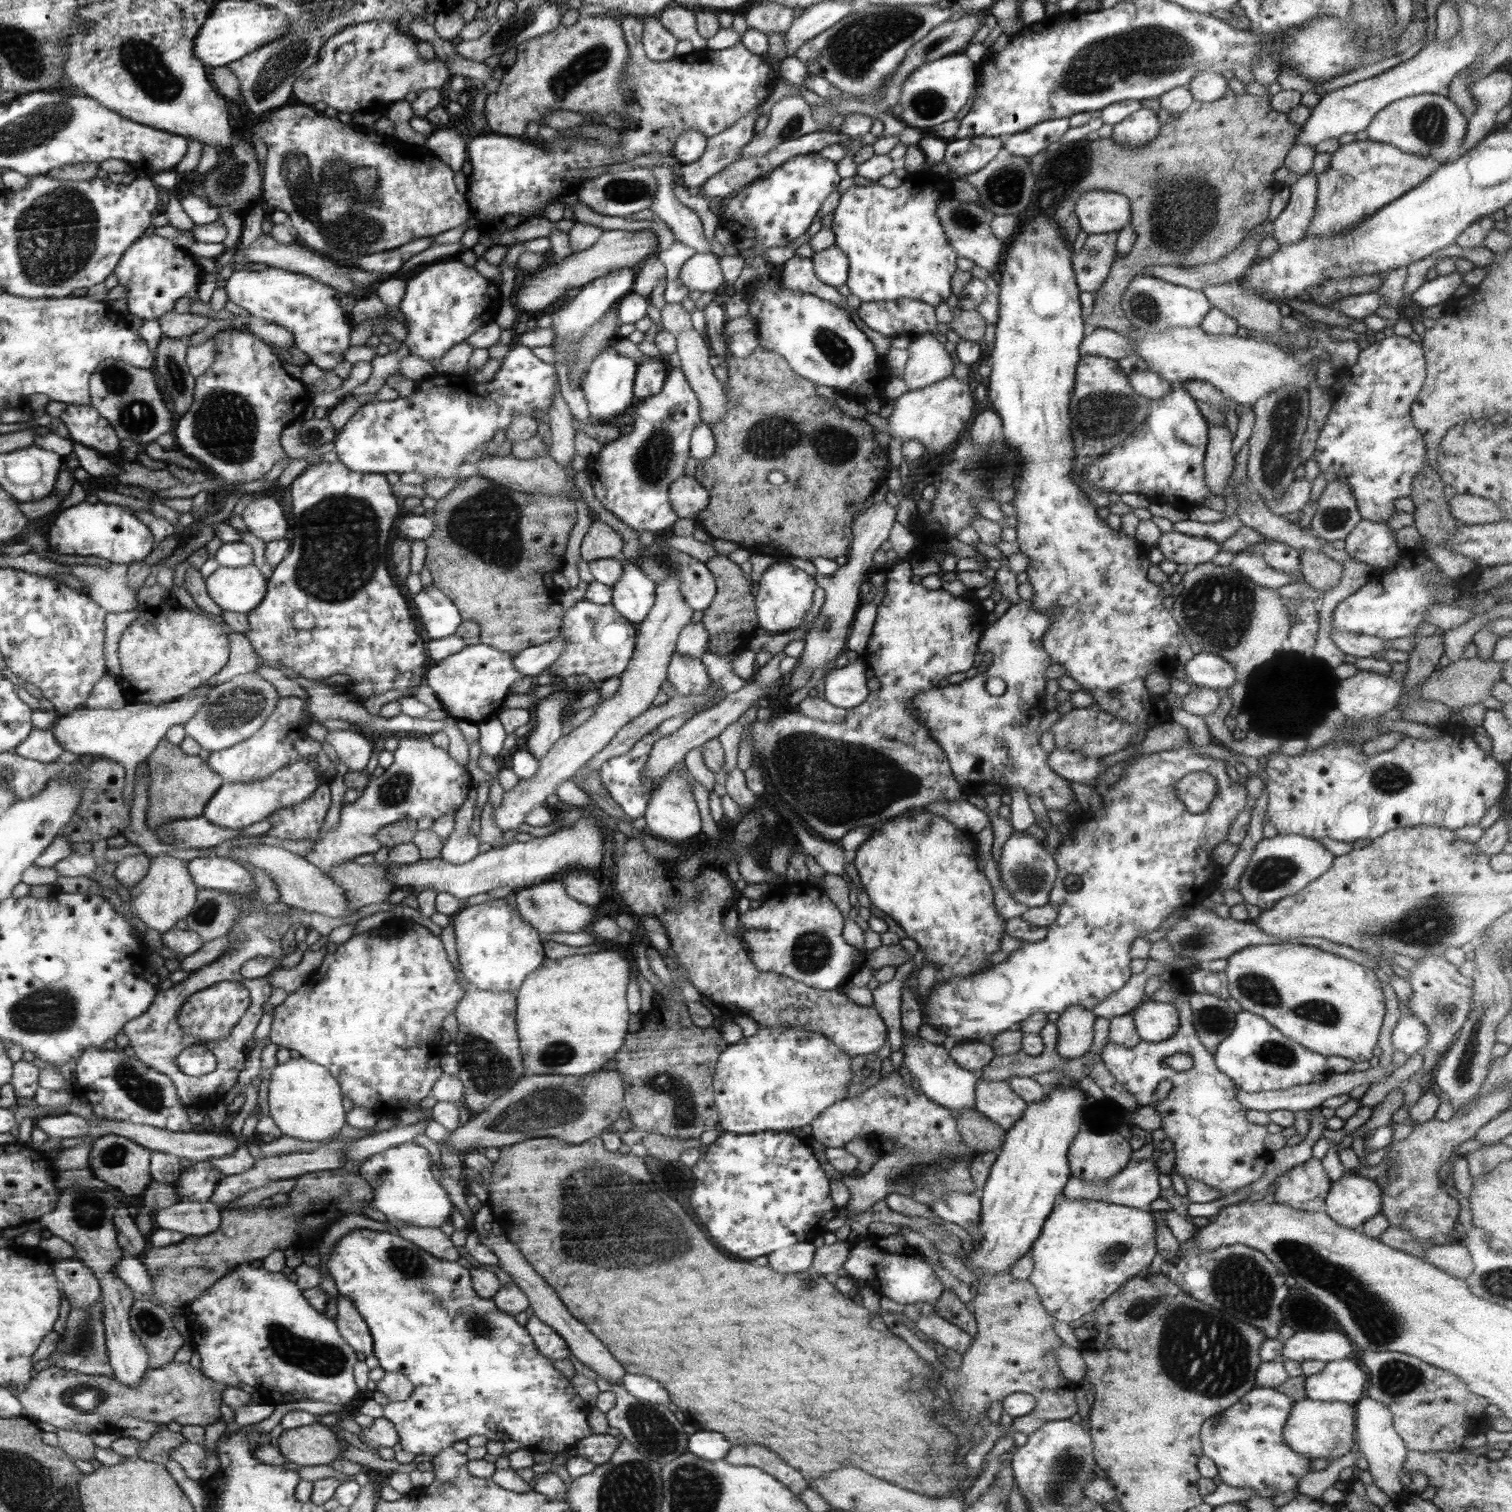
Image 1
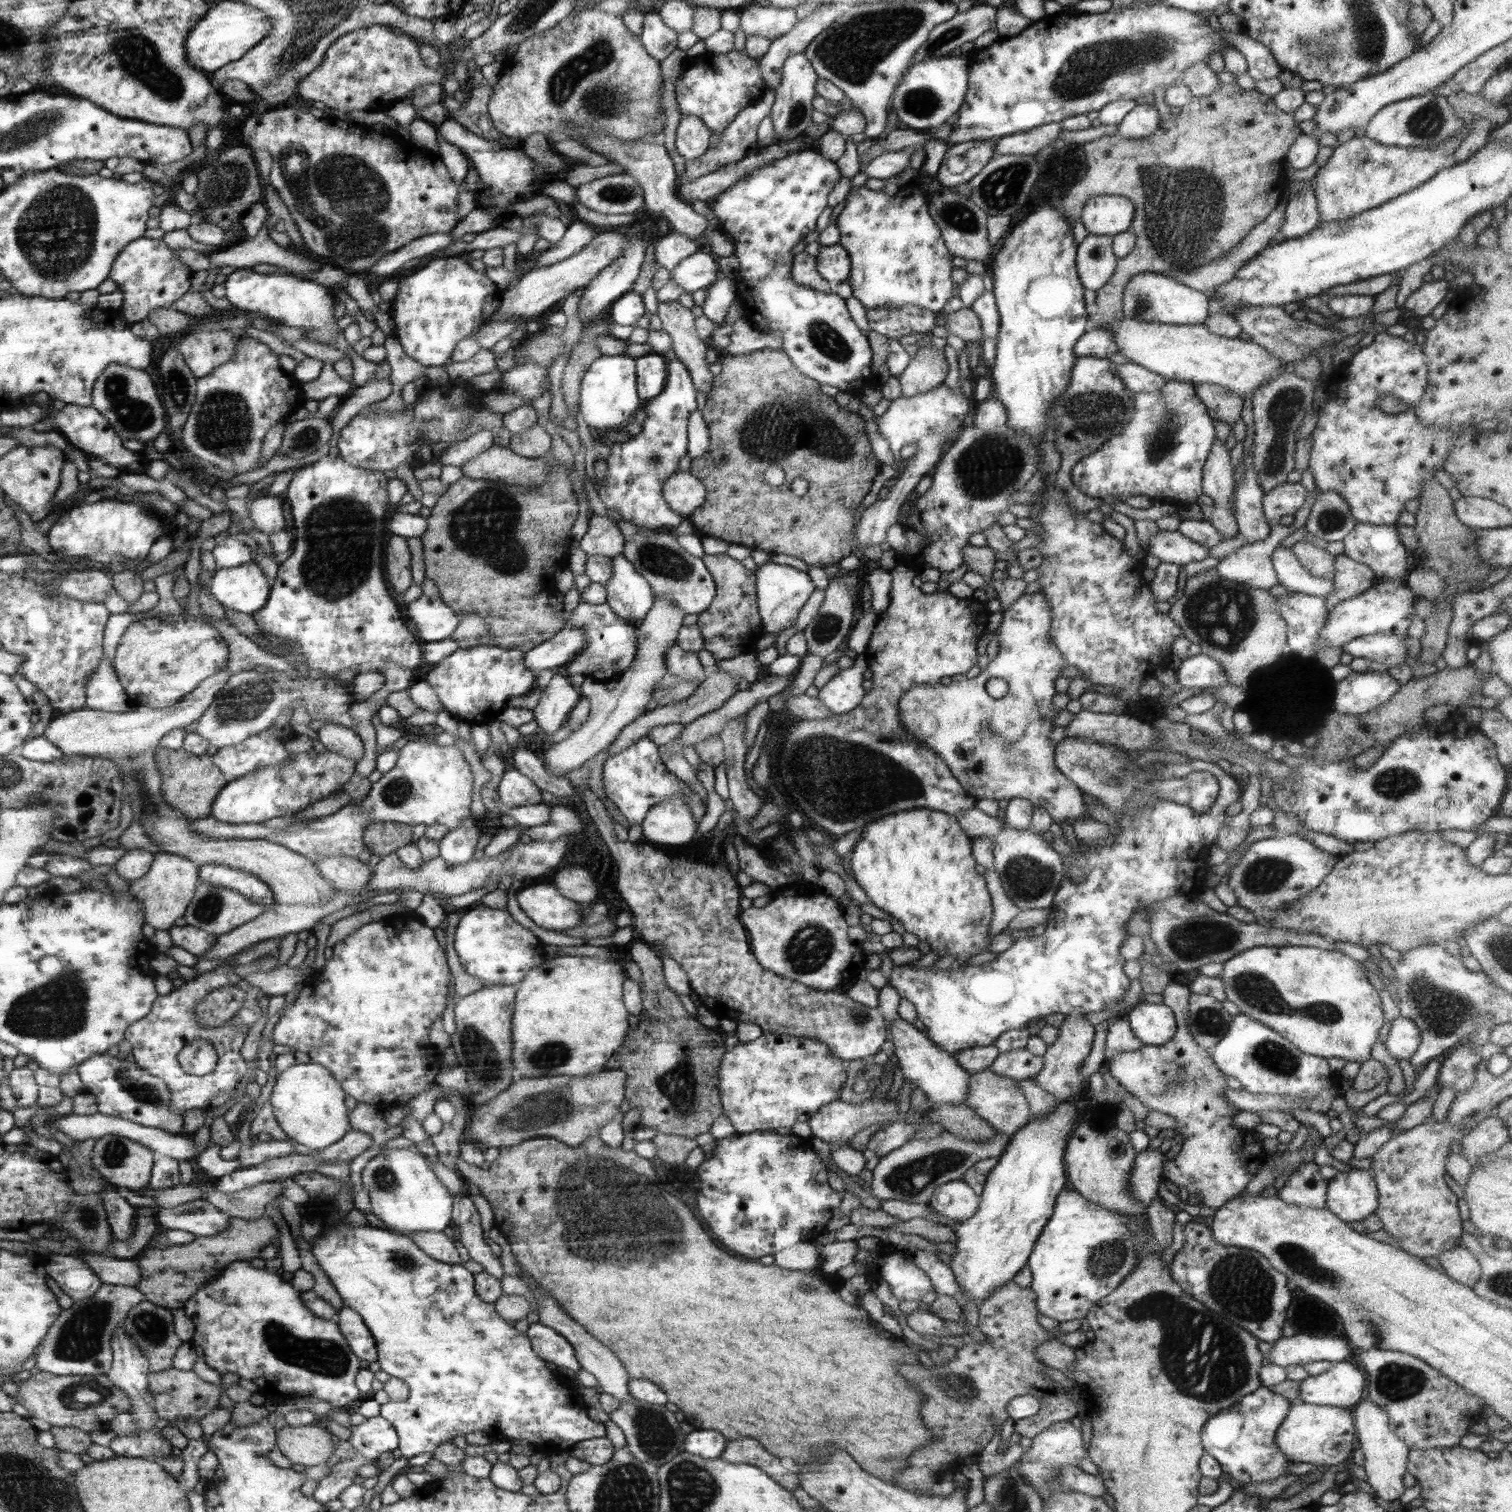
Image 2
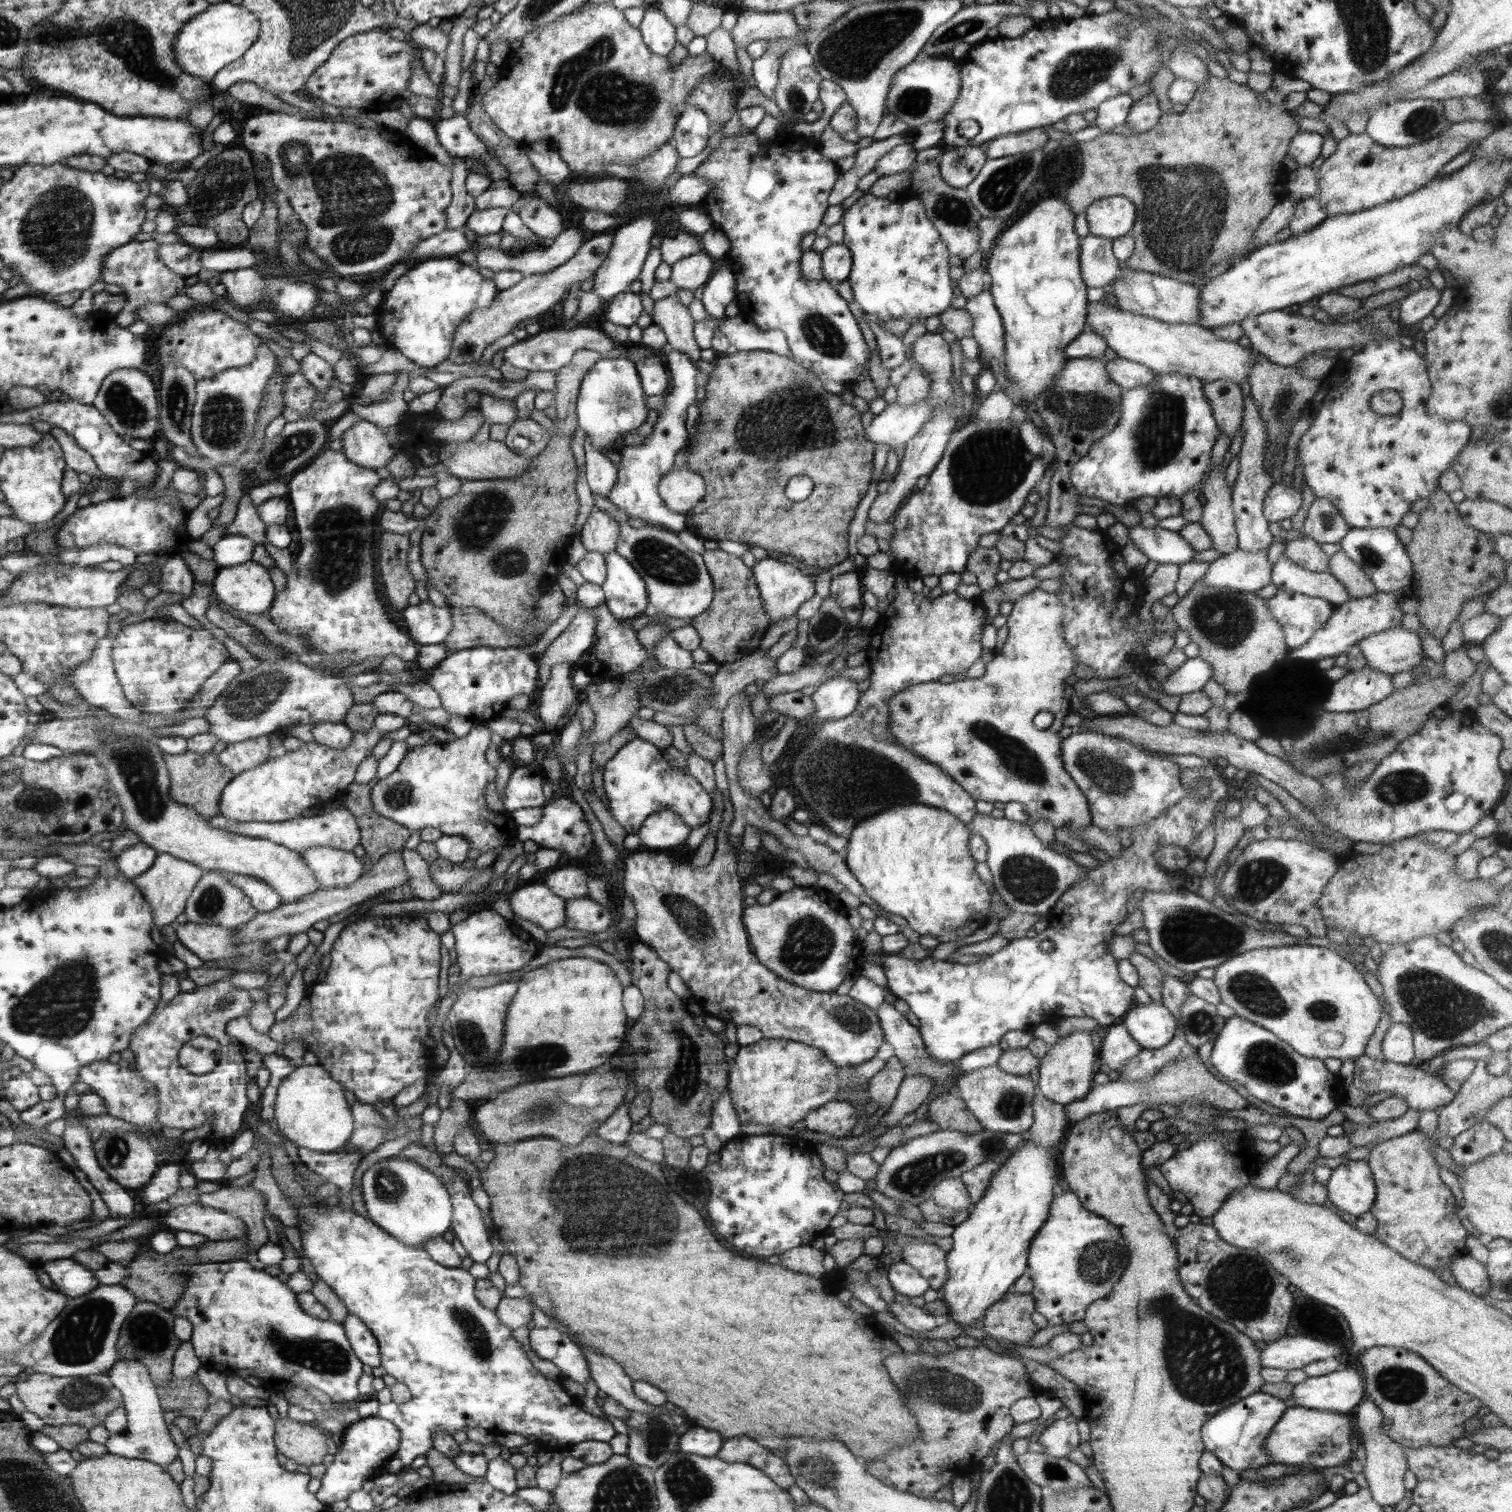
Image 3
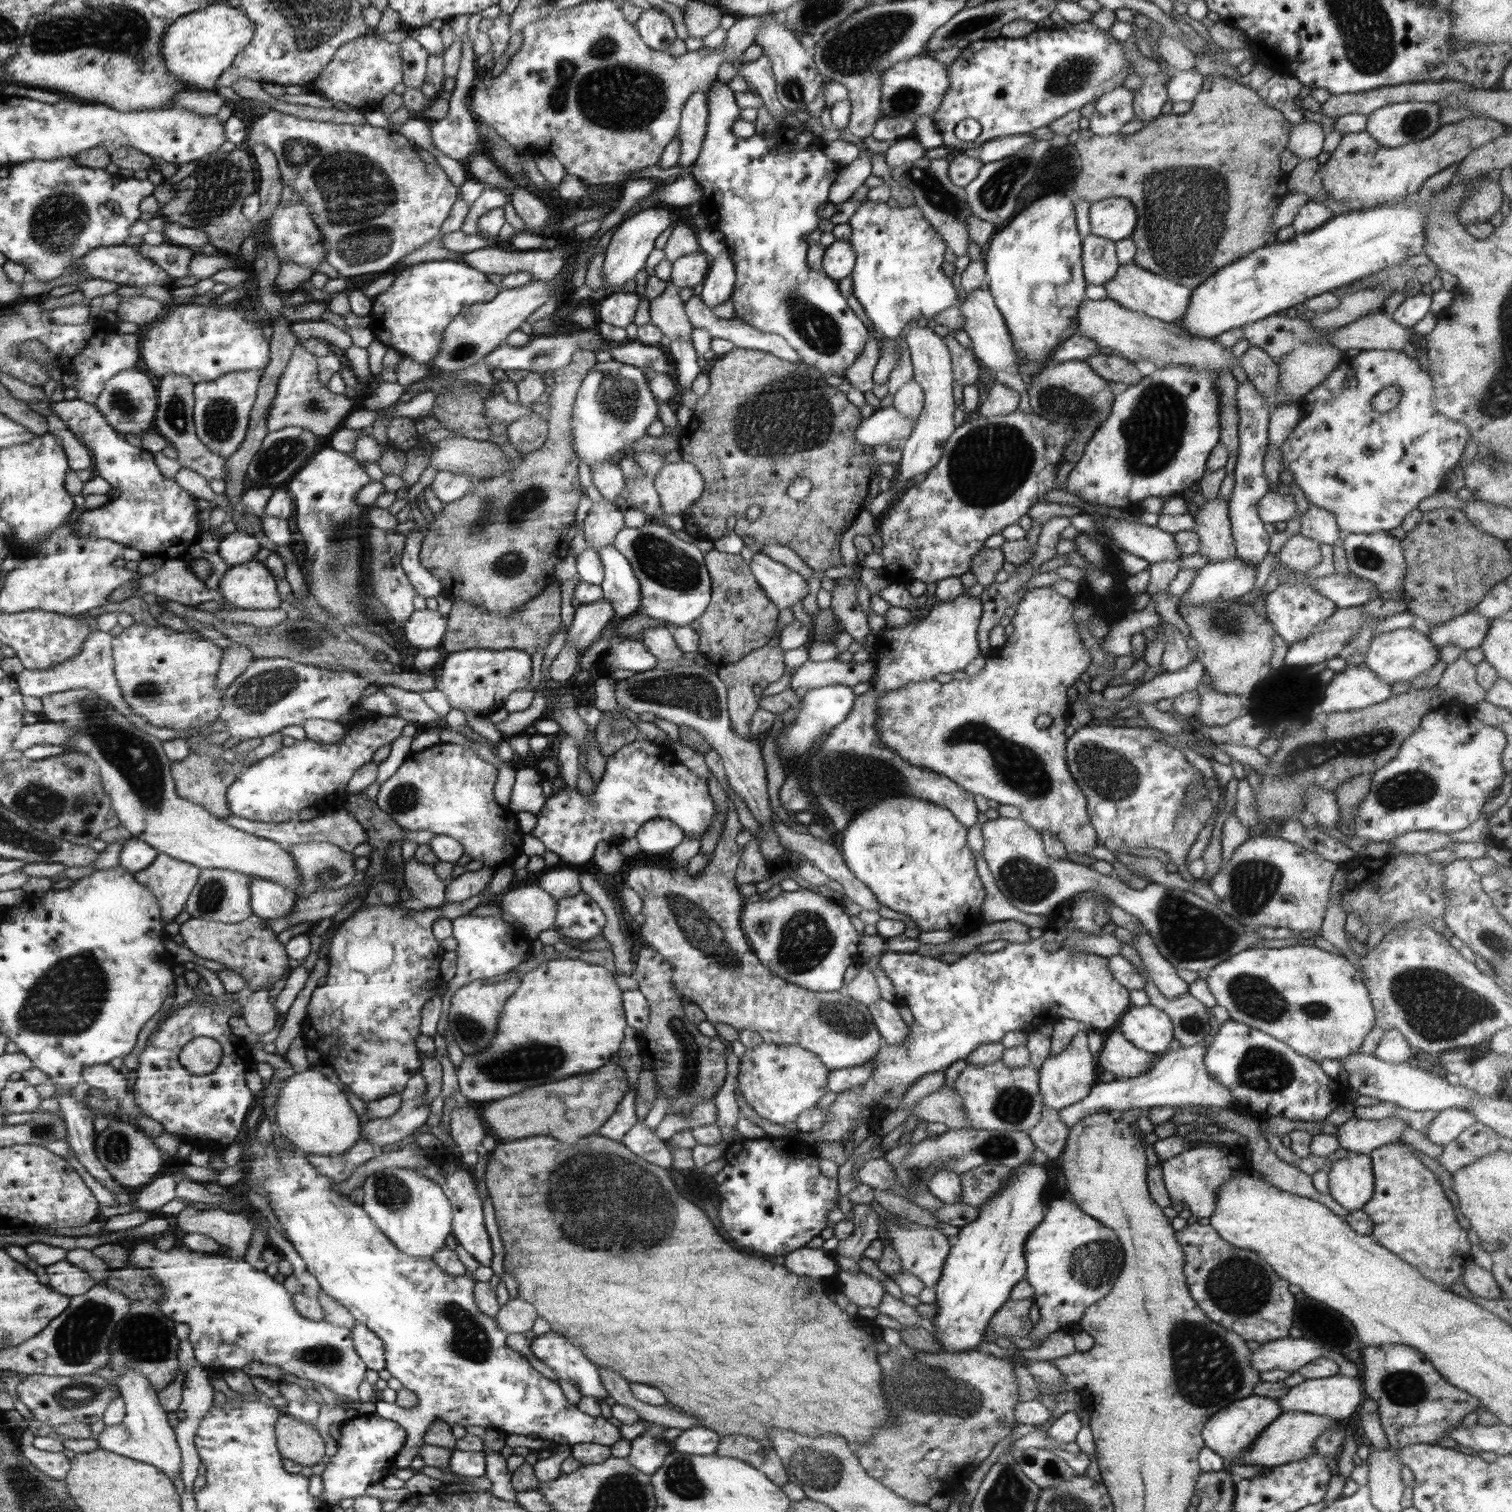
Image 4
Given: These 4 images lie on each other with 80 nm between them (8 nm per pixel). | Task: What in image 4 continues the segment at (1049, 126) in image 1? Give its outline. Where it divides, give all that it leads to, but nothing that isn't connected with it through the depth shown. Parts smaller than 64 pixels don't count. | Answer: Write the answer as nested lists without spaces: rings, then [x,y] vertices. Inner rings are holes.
[[[1026,134],[1006,136],[990,140],[978,149],[970,150],[970,154],[976,156],[982,164],[988,164],[988,162],[998,162],[1006,156],[1012,156],[1012,154],[1016,154],[1018,150],[1022,150],[1032,142],[1034,142],[1033,137]]]

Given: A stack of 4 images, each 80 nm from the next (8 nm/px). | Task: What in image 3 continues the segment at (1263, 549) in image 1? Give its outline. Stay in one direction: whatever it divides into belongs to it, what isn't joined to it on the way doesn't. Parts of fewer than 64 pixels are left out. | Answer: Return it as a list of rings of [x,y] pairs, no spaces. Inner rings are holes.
[[[1284,555],[1273,565],[1273,574],[1274,580],[1271,584],[1275,584],[1278,589],[1323,598],[1335,606],[1354,599],[1347,593],[1345,586],[1329,571],[1310,572]]]

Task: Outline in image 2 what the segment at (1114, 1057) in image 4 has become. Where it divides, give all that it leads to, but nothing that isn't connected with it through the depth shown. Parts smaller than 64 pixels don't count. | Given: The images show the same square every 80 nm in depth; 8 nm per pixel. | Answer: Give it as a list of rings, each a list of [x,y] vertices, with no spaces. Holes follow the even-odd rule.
[[[1118,1016],[1110,1021],[1105,1046],[1108,1059],[1119,1052],[1138,1050],[1142,1045],[1143,1042],[1134,1034],[1128,1019]]]

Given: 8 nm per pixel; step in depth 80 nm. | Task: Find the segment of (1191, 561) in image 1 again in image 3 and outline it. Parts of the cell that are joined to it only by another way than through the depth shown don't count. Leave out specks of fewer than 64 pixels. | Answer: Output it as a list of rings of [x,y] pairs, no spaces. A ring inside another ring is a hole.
[[[1141,524],[1128,529],[1130,530],[1128,543],[1135,544],[1150,560],[1155,560],[1159,564],[1186,564],[1198,554],[1179,532],[1158,526],[1146,528]]]

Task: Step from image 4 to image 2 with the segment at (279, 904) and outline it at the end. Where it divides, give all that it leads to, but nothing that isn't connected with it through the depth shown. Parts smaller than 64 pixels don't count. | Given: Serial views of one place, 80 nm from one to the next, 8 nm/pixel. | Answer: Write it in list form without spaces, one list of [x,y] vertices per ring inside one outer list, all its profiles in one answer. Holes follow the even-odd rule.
[[[205,864],[199,865],[199,868],[200,882],[230,888],[230,890],[241,893],[260,906],[275,906],[273,892],[258,875],[223,864]]]

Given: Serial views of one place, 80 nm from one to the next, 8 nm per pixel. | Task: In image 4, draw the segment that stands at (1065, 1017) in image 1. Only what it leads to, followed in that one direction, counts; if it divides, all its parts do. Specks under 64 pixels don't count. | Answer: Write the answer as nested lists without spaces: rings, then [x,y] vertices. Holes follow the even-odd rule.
[[[1090,1031],[1078,1032],[1062,1052],[1048,1057],[1039,1070],[1039,1089],[1043,1106],[1059,1112],[1062,1108],[1084,1100],[1096,1083],[1095,1076],[1099,1068],[1095,1057],[1090,1050]]]

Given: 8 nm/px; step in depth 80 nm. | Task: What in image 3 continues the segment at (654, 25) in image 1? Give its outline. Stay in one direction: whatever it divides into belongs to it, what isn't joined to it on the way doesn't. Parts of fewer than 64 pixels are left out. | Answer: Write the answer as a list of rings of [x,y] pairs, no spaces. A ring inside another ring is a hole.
[[[657,6],[646,7],[639,29],[645,43],[658,56],[668,56],[676,46],[675,26]]]

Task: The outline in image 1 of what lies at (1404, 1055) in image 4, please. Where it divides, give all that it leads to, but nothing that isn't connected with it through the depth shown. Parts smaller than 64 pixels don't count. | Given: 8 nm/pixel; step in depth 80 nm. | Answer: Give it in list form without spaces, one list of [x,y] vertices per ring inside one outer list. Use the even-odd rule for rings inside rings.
[[[1408,1014],[1395,1026],[1391,1040],[1394,1050],[1403,1051],[1408,1057],[1414,1056],[1427,1045],[1429,1030],[1419,1018]]]

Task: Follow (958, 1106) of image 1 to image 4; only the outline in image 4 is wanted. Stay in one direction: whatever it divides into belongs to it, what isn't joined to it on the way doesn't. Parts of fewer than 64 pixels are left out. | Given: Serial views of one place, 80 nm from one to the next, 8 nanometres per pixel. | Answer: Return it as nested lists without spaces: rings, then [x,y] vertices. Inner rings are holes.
[[[881,998],[868,1008],[878,1032],[887,1044],[901,1044],[906,1040],[909,1026],[900,1017],[897,1004]]]

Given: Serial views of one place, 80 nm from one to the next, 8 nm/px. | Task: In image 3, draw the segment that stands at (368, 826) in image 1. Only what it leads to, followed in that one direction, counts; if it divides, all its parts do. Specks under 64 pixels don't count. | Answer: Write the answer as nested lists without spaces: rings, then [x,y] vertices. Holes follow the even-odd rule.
[[[474,722],[471,728],[473,730],[461,739],[408,747],[408,752],[398,769],[385,779],[380,779],[371,788],[371,801],[374,810],[380,816],[389,818],[411,831],[432,827],[442,830],[444,835],[463,836],[469,840],[473,848],[481,852],[497,848],[497,858],[505,846],[518,841],[518,824],[512,820],[509,812],[496,813],[487,807],[484,789],[488,783],[495,780],[497,775],[497,770],[486,761],[486,750],[491,742],[491,730],[487,724],[481,725],[480,722]],[[344,806],[338,809],[330,809],[330,812],[325,815],[312,815],[311,817],[300,816],[278,823],[242,822],[230,820],[228,816],[222,815],[213,816],[210,819],[210,823],[213,823],[213,826],[216,828],[225,829],[226,832],[275,841],[299,853],[308,851],[310,848],[318,848],[319,846],[338,848],[344,852],[353,852],[354,848],[361,841],[361,832],[357,818]]]

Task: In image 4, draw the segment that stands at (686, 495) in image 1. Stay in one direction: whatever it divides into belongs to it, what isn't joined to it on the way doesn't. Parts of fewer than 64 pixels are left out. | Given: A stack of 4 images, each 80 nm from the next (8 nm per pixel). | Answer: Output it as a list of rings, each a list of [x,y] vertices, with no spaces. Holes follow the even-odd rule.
[[[683,460],[665,464],[654,482],[665,511],[677,515],[692,507],[705,490],[702,473]]]

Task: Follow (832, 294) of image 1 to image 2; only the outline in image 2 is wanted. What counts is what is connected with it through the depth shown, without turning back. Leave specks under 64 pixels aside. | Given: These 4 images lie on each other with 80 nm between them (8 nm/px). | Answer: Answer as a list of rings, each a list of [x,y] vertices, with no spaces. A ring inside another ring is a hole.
[[[805,251],[793,256],[790,275],[792,275],[792,281],[798,286],[814,289],[818,292],[831,292],[828,282],[822,279],[817,271],[816,257],[808,255]]]

